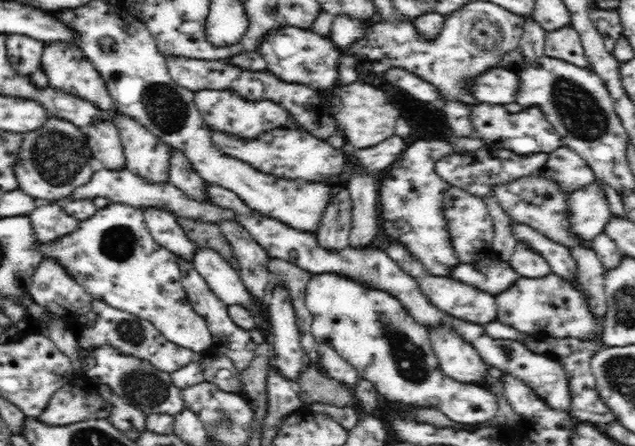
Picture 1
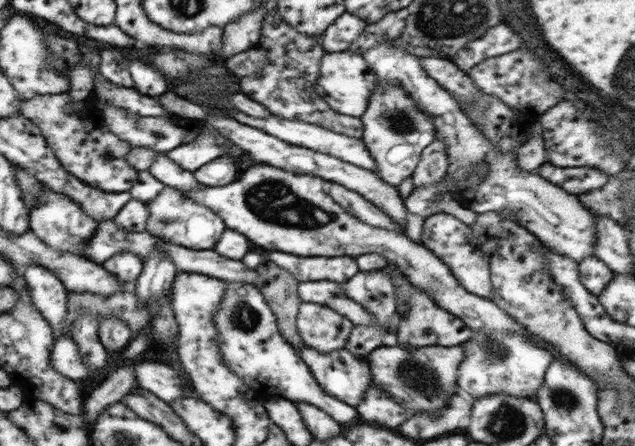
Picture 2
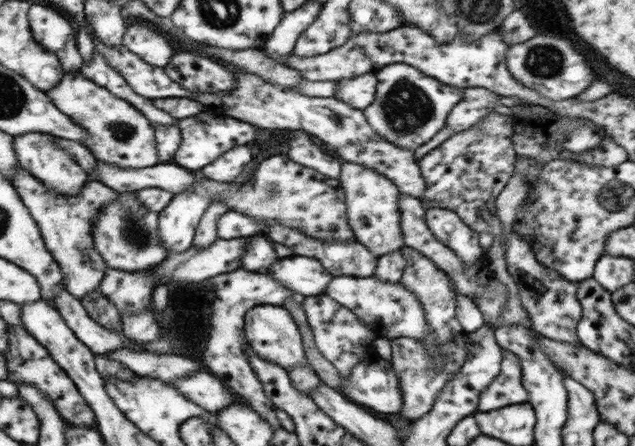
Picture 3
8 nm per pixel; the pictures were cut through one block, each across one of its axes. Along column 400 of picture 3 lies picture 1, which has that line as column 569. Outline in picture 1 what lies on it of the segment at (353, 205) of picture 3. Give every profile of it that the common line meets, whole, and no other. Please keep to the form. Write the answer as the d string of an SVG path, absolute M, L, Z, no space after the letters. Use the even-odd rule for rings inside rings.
M535 174L523 176L510 182L496 185L493 188L493 196L497 203L514 221L526 224L550 240L564 245L569 249L584 247L588 244L581 242L570 231L570 210L567 210L567 198L570 192L565 192L559 184L546 180L543 176Z

